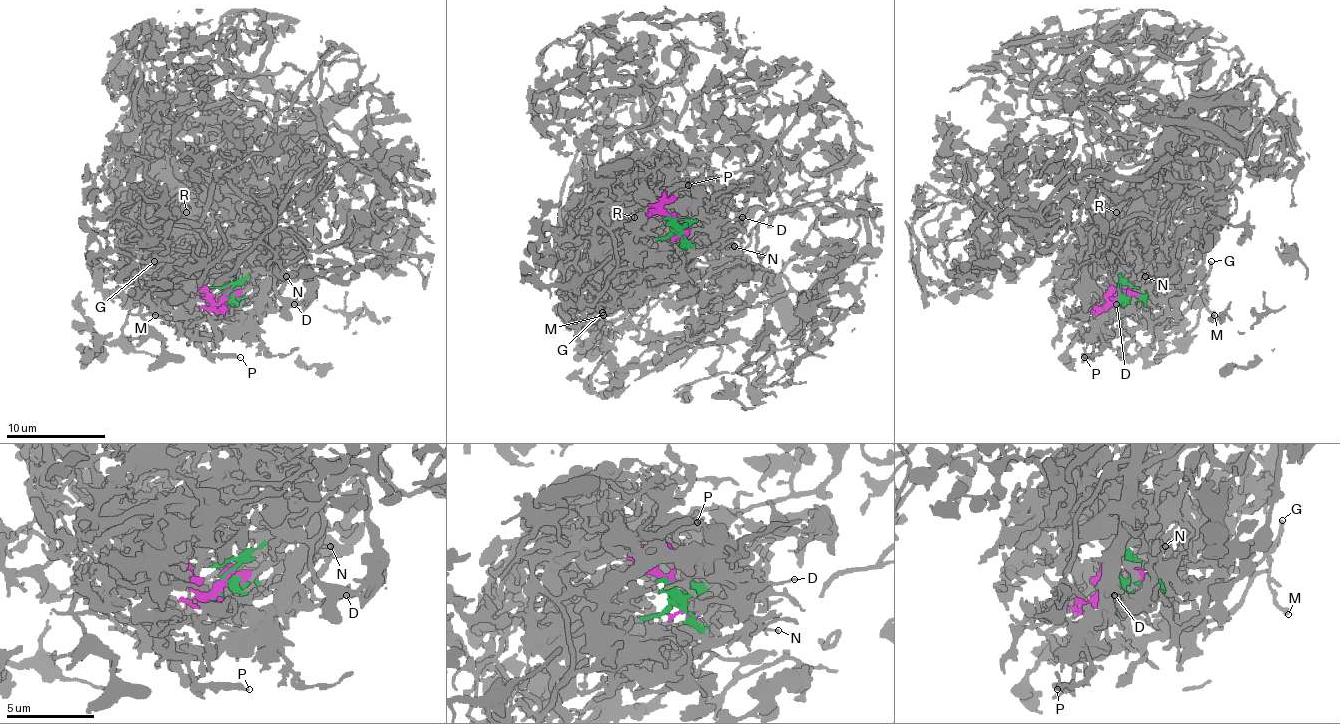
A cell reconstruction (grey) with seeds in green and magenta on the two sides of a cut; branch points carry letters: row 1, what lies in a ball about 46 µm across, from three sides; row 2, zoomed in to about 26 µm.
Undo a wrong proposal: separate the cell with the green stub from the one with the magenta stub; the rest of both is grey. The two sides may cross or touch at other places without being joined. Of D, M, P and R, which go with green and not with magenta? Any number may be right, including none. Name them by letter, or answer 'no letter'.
no letter

